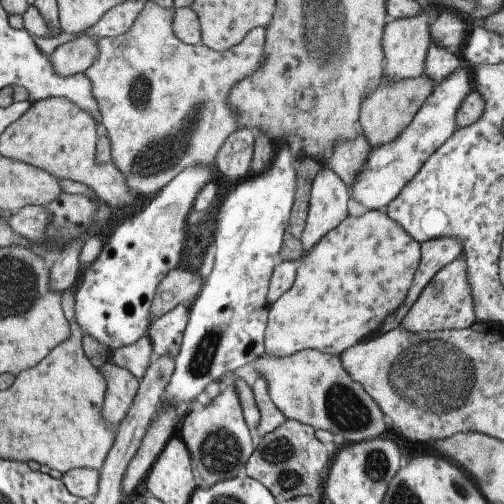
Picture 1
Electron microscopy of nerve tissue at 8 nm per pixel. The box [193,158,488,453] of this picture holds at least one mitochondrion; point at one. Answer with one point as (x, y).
(346, 410)

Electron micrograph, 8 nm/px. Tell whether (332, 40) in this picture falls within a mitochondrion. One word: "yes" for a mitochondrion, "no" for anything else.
yes

